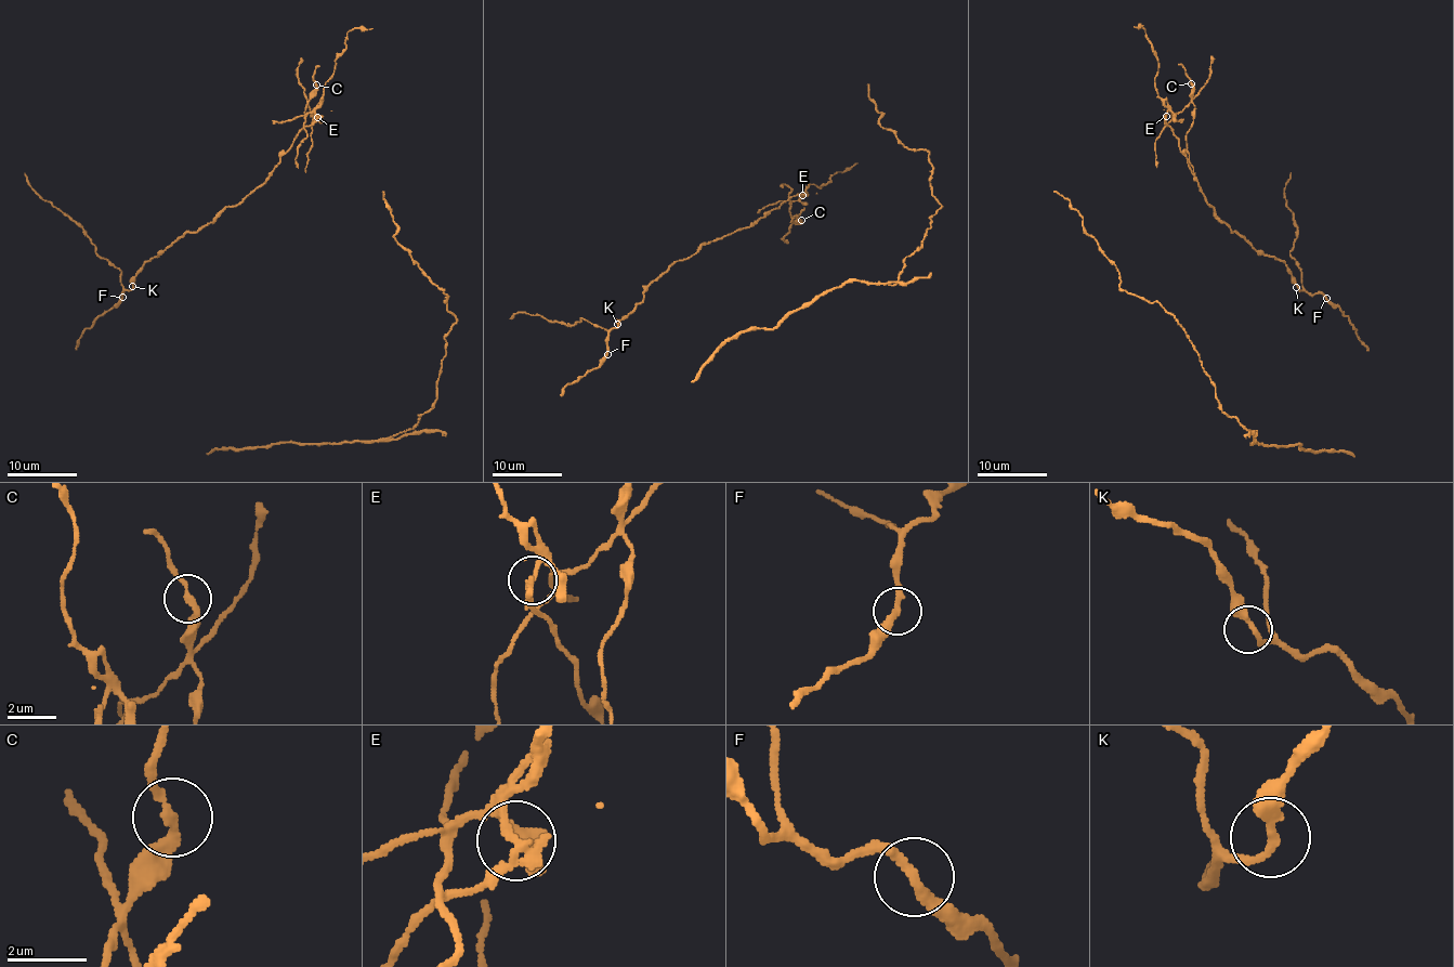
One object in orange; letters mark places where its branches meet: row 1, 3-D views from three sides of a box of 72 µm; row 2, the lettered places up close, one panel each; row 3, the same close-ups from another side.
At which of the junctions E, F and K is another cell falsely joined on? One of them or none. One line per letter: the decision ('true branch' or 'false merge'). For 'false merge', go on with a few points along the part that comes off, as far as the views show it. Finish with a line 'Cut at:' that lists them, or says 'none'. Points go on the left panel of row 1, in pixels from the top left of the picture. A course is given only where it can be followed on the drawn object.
E: false merge; course (316, 116), (315, 109), (332, 75), (336, 59), (345, 47), (348, 33), (355, 28), (372, 28)
F: true branch
K: true branch
Cut at: E

